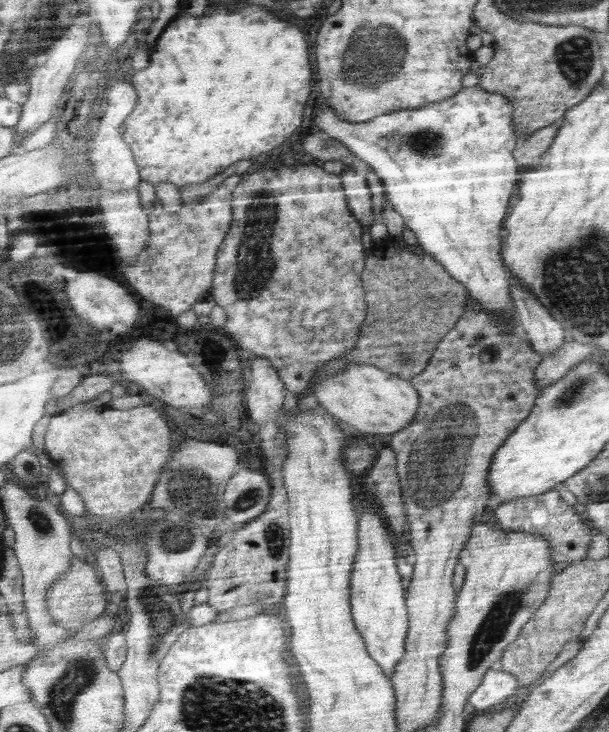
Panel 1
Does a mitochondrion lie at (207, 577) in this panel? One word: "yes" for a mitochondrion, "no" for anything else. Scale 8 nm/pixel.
no

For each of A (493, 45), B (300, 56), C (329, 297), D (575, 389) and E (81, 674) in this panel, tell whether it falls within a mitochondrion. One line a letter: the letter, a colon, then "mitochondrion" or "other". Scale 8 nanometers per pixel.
A: other
B: other
C: other
D: mitochondrion
E: mitochondrion

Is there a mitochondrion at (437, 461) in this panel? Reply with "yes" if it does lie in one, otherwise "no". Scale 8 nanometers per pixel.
yes

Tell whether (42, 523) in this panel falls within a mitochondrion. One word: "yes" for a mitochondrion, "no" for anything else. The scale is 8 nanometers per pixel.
yes

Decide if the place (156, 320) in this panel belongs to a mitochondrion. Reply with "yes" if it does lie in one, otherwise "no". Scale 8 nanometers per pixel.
no

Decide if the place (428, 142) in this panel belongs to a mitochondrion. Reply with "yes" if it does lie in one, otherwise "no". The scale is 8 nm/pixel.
yes

